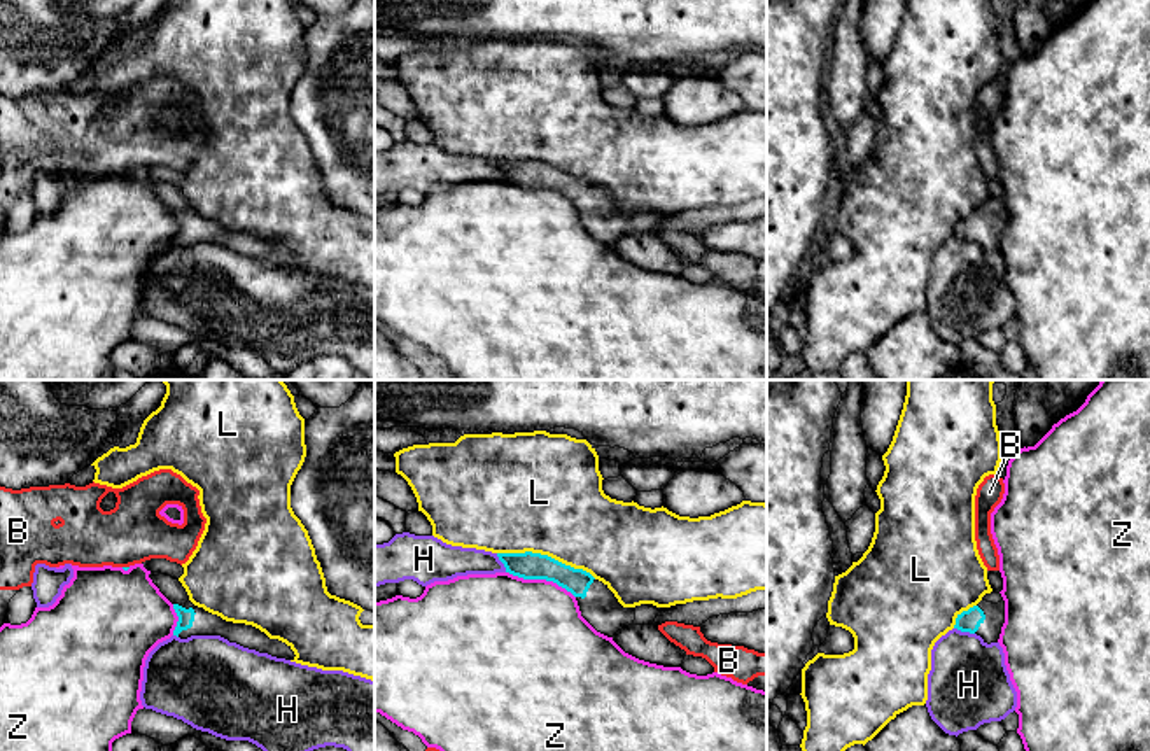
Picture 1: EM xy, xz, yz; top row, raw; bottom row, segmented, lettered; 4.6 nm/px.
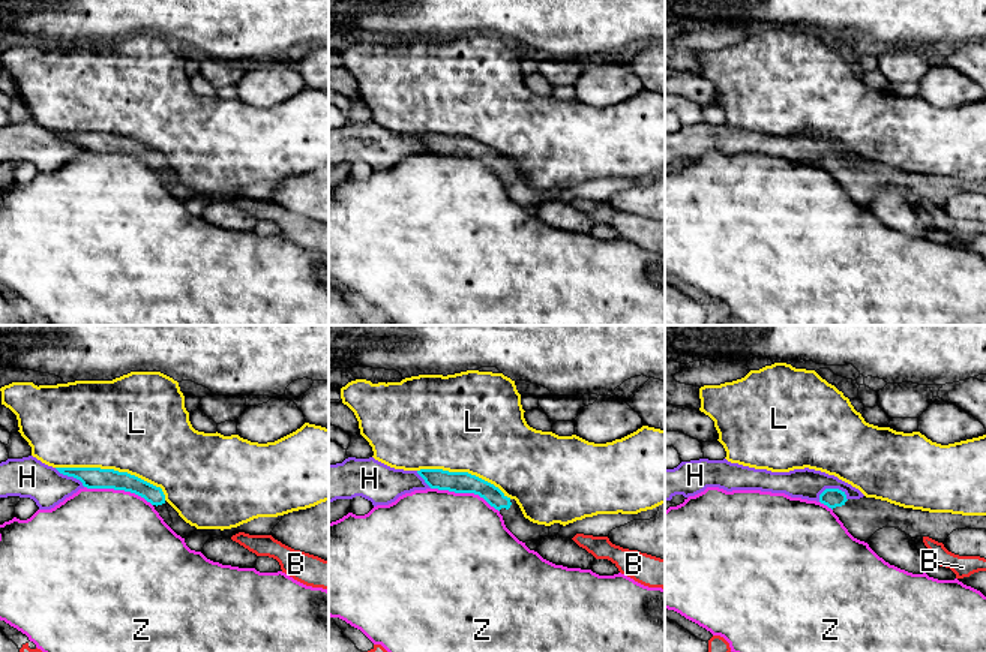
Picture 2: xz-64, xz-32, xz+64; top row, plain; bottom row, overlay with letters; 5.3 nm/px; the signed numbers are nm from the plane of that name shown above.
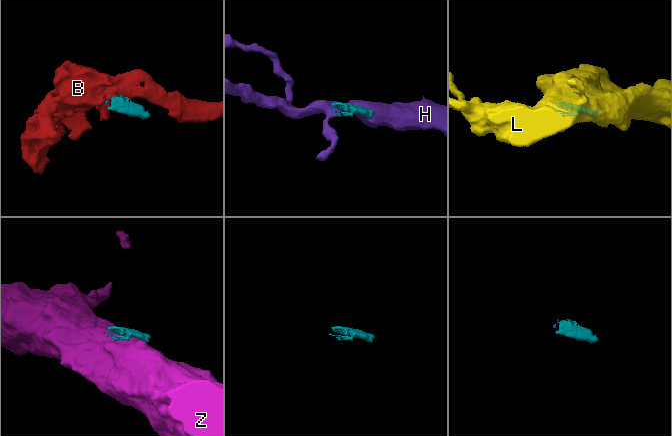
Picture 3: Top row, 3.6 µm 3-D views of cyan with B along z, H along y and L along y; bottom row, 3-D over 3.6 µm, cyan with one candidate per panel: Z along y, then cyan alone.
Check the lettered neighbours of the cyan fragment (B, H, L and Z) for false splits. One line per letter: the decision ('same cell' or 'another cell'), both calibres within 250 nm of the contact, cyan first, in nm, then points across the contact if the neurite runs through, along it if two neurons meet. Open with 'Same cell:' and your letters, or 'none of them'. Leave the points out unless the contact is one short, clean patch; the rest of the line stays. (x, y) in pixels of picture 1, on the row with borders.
Same cell: none of them
B: another cell; 20 nm thick on the cyan side, 280 nm on the other; border along xy (123, 566), (128, 568)
H: another cell; 100 nm thick on the cyan side, 380 nm on the other
L: another cell; 130 nm thick on the cyan side, 480 nm on the other
Z: another cell; 130 nm thick on the cyan side, 480 nm on the other

